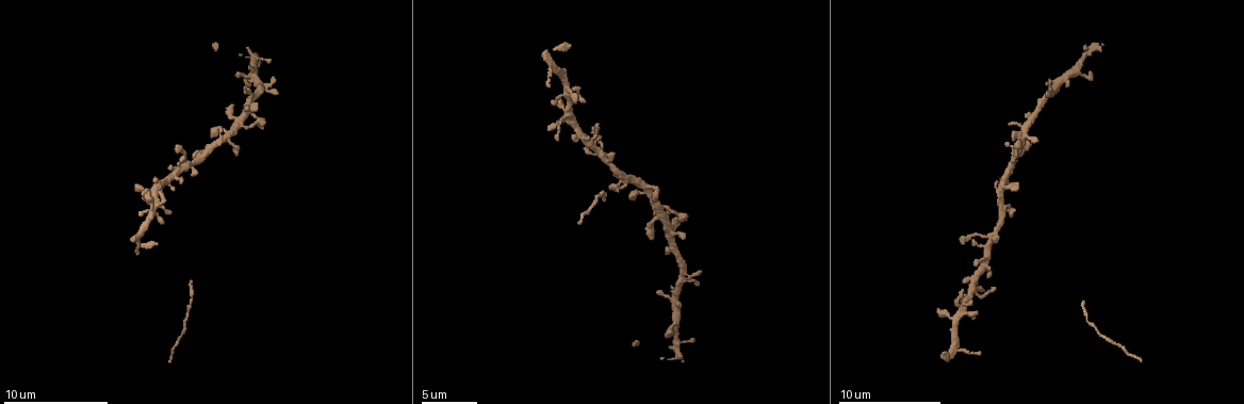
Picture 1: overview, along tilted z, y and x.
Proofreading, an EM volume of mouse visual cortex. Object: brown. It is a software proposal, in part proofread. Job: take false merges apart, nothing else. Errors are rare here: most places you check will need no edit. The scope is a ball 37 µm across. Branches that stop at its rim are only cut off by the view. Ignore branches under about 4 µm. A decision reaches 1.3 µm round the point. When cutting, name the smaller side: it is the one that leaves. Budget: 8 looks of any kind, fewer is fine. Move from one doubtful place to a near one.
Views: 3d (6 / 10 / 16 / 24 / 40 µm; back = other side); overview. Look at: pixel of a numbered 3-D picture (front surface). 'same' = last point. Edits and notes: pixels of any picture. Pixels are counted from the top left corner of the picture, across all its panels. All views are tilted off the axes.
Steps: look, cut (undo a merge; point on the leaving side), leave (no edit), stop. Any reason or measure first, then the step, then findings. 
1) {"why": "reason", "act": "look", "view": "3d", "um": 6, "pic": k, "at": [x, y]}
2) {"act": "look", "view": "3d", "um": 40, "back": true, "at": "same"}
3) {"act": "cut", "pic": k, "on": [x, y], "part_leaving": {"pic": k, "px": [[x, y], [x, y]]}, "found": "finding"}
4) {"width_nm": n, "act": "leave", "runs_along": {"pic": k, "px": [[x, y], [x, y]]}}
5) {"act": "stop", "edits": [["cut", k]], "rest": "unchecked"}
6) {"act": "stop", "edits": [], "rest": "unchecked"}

{"why": "three-way junction", "act": "look", "view": "3d", "um": 10, "pic": 1, "at": [201, 153]}

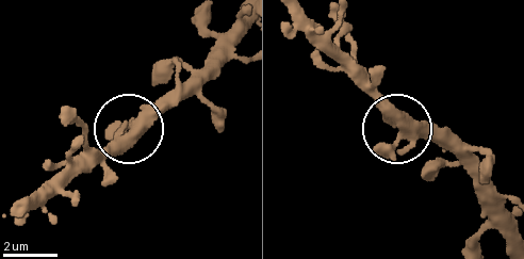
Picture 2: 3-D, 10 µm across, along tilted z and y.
{"side_arm_um": 26, "arms": 3, "act": "leave", "found": "all the same neuron"}

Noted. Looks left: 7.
{"why": "branch point", "act": "look", "view": "3d", "um": 10, "pic": 1, "at": [983, 270]}

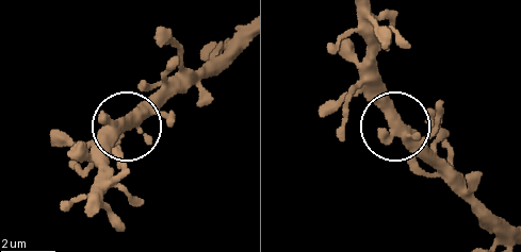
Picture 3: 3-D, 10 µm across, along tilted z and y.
{"act": "leave", "found": "continuous, no second neuron"}

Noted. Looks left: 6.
{"why": "sudden change in width", "act": "look", "view": "3d", "um": 10, "pic": 1, "at": [1028, 125]}

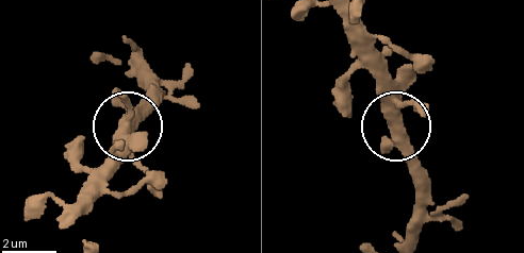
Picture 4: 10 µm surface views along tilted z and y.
{"arms": 4, "act": "leave", "runs_along": {"pic": 4, "px": [[337, 13], [373, 78], [399, 150], [423, 184]]}, "found": "one neuron here"}

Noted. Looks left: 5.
{"why": "narrows sharply", "act": "look", "view": "3d", "um": 10, "pic": 1, "at": [259, 78]}

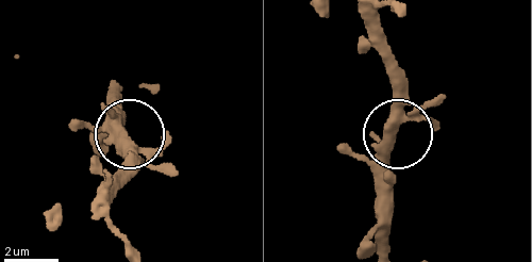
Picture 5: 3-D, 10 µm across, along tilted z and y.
{"act": "leave", "runs_along": {"pic": 5, "px": [[367, 22], [396, 88], [391, 224]]}, "found": "continuous, no second neuron"}

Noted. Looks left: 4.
{"act": "stop", "edits": [], "rest": "unchecked"}

